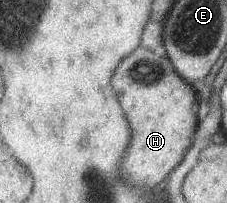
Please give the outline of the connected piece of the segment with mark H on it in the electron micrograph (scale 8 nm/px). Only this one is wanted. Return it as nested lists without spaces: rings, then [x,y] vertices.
[[[134,49],[128,57],[118,65],[112,87],[118,95],[118,101],[126,113],[126,119],[132,127],[132,139],[124,153],[124,161],[120,161],[120,177],[128,185],[136,187],[156,187],[174,167],[176,167],[189,150],[194,139],[197,125],[201,118],[204,105],[199,105],[201,94],[187,82],[175,69],[169,57],[158,57],[148,49]]]

